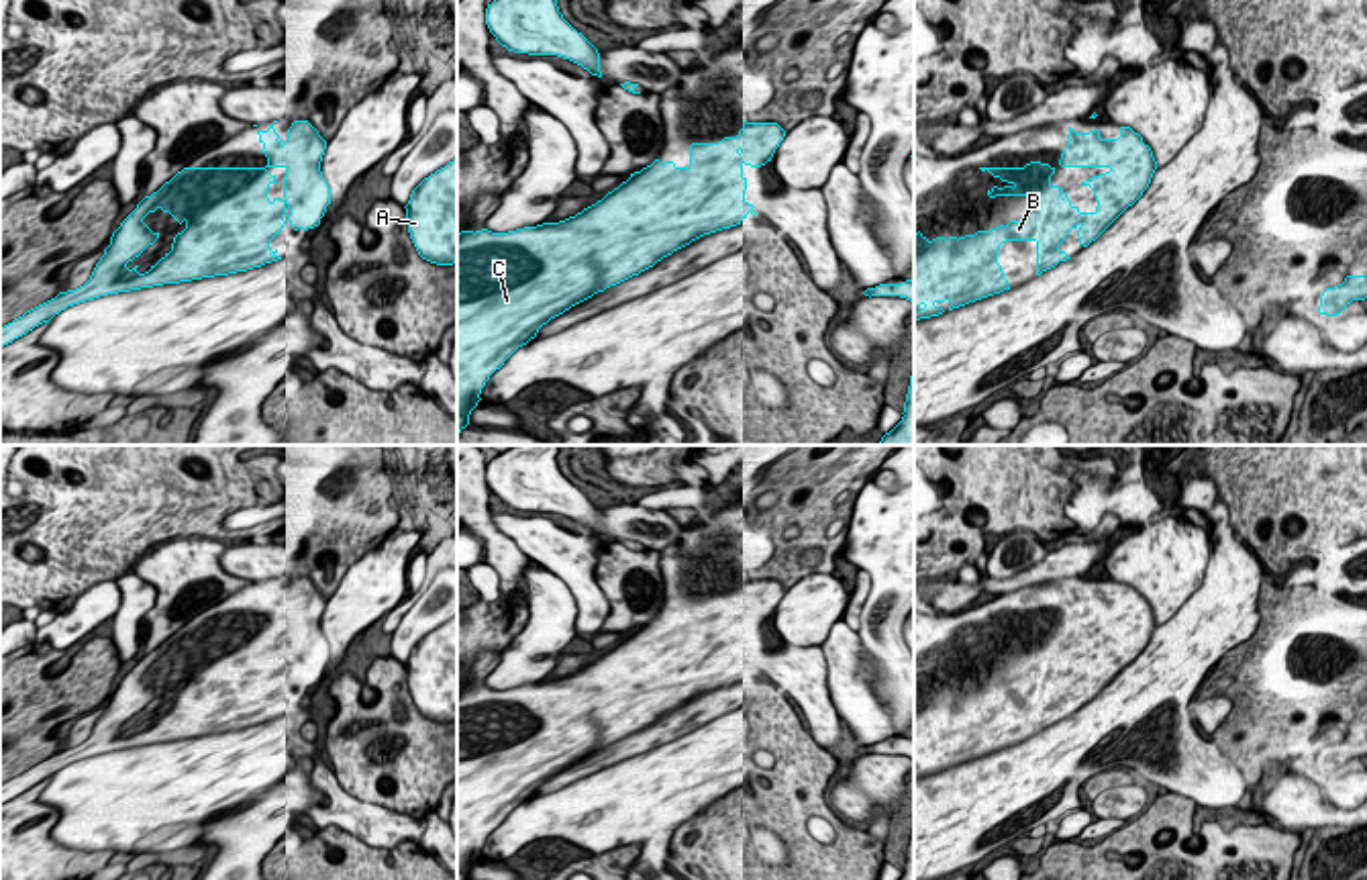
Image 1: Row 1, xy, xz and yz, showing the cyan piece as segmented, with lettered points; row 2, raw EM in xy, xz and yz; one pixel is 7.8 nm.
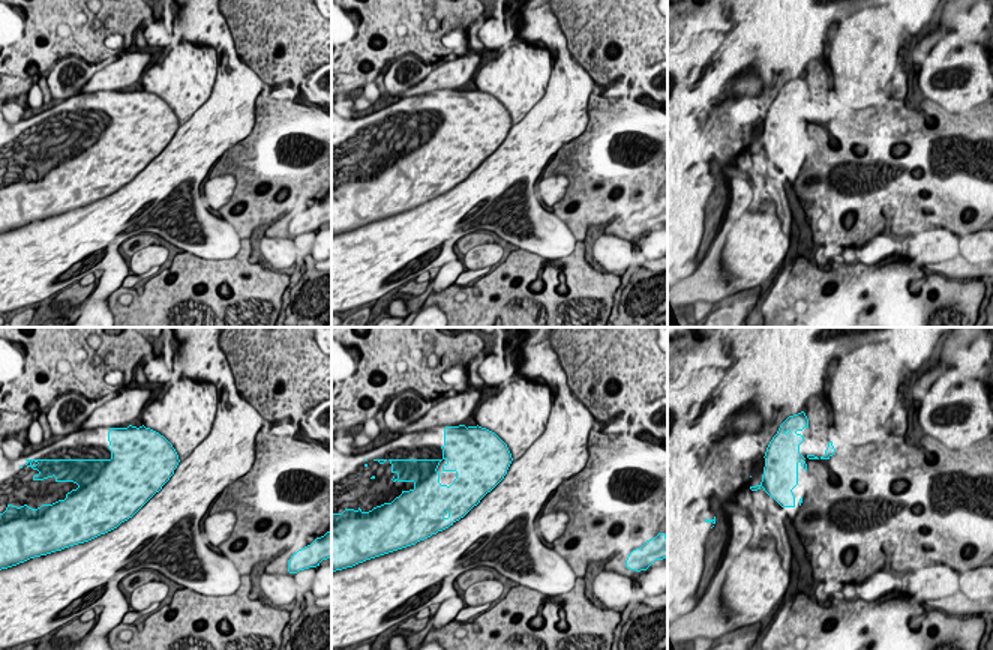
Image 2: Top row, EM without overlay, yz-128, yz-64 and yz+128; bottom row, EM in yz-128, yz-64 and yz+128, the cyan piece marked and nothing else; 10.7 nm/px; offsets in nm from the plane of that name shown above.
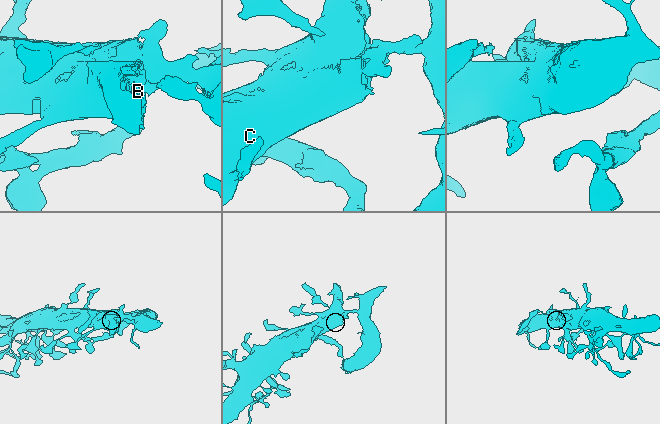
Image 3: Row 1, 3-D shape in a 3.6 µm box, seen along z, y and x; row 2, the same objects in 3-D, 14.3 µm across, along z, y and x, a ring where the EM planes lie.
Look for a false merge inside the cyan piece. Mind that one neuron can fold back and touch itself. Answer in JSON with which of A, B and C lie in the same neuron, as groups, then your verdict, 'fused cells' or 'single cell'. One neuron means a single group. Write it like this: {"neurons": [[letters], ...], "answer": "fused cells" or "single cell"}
{"neurons": [["A"], ["B", "C"]], "answer": "fused cells"}

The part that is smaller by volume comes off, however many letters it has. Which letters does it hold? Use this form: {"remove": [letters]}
{"remove": ["A"]}

